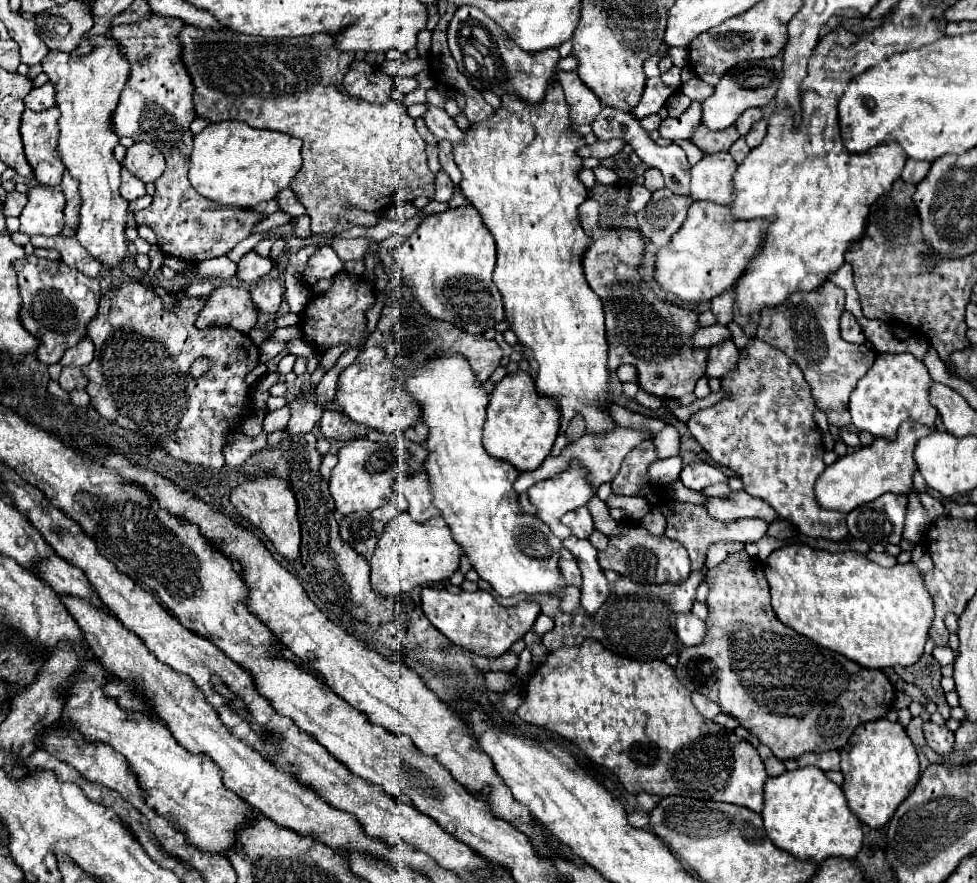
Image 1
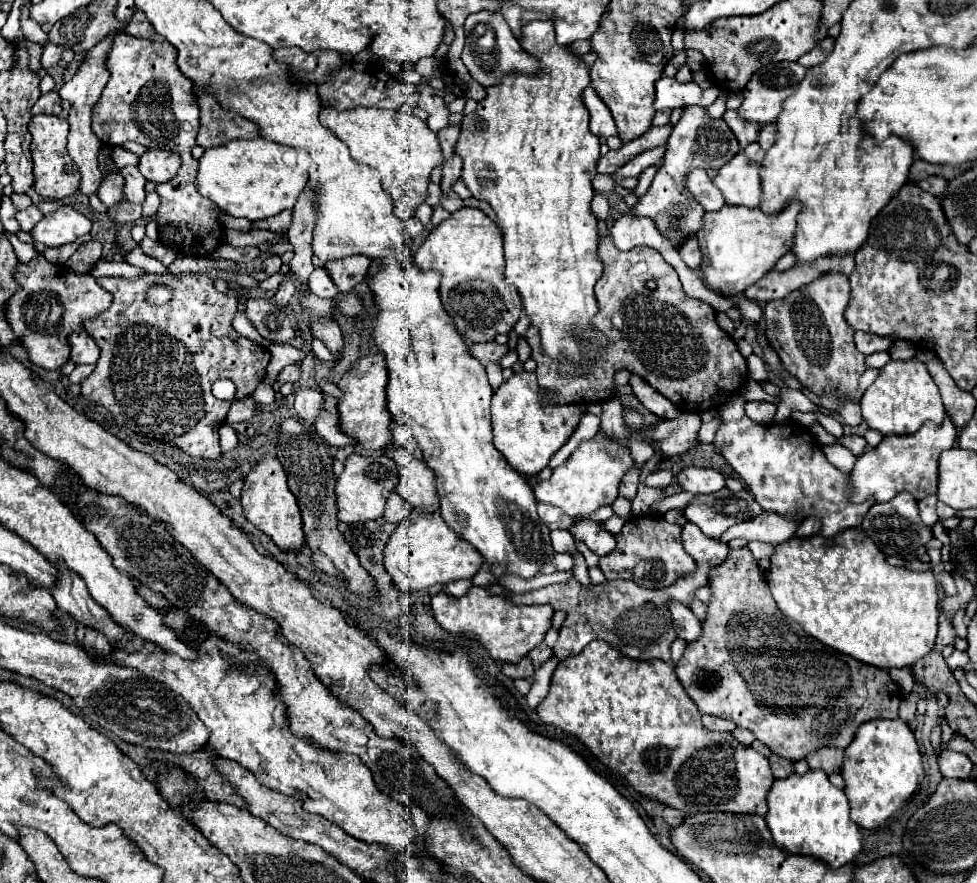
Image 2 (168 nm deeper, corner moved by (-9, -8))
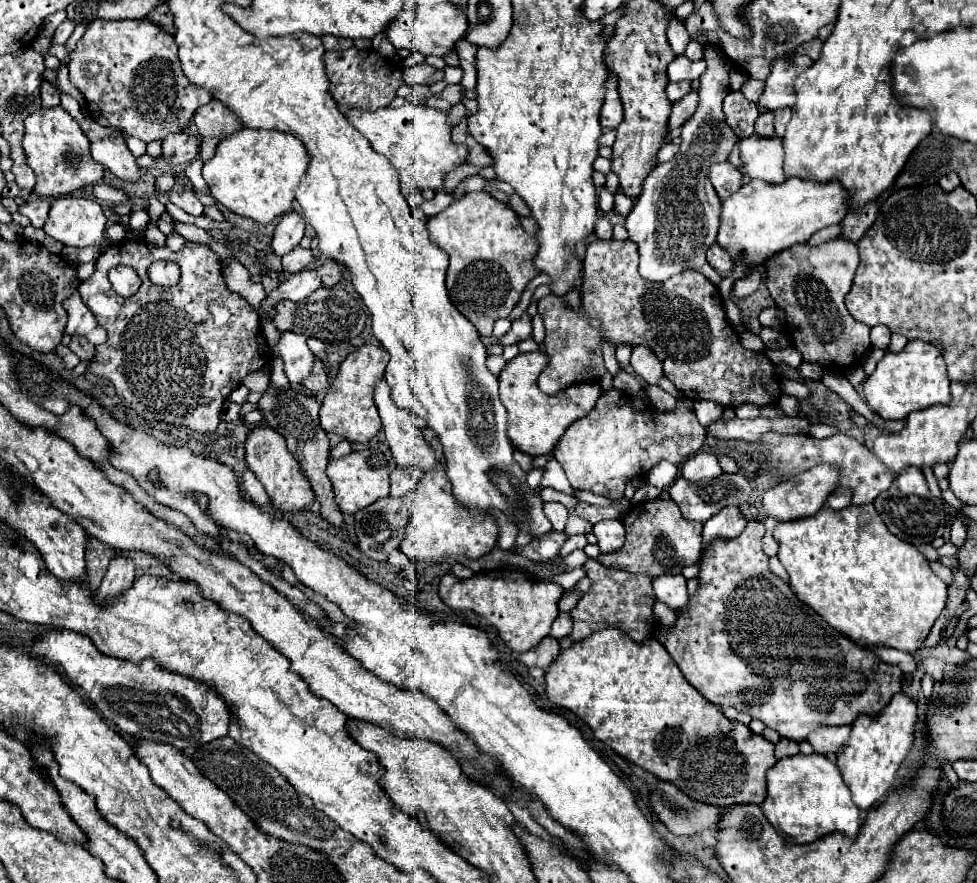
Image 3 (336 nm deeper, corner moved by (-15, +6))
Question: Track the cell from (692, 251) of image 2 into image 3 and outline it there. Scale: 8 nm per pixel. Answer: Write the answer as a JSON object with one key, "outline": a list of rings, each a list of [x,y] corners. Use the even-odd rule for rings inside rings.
{"outline":[[[712,245],[712,249],[708,249],[708,263],[718,271],[718,273],[726,273],[734,269],[734,261],[728,255],[726,249],[722,249],[720,245]]]}

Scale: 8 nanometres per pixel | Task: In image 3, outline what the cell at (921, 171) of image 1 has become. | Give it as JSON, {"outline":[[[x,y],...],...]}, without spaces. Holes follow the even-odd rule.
{"outline":[[[948,173],[948,175],[944,175],[940,181],[938,181],[938,185],[944,189],[944,191],[954,191],[956,187],[960,187],[960,177],[956,175],[956,173]]]}

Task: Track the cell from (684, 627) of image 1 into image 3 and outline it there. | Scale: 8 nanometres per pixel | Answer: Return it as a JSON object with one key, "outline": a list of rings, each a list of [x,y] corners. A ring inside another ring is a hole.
{"outline":[[[658,575],[654,581],[656,599],[664,601],[670,609],[680,611],[688,605],[688,591],[684,575]]]}

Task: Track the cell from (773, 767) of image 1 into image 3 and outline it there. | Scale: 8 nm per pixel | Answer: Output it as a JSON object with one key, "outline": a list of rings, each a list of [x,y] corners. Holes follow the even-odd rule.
{"outline":[[[782,737],[776,743],[776,759],[784,759],[784,757],[790,757],[790,755],[796,755],[796,753],[798,753],[798,743],[796,741]]]}

